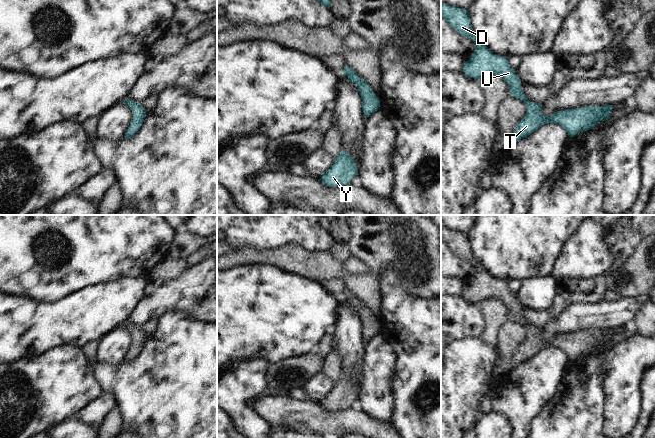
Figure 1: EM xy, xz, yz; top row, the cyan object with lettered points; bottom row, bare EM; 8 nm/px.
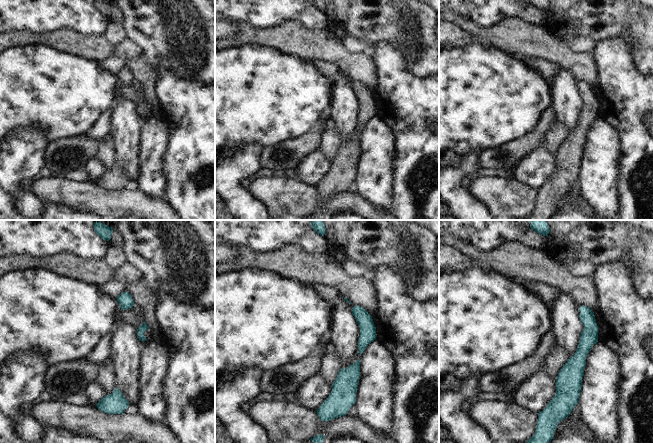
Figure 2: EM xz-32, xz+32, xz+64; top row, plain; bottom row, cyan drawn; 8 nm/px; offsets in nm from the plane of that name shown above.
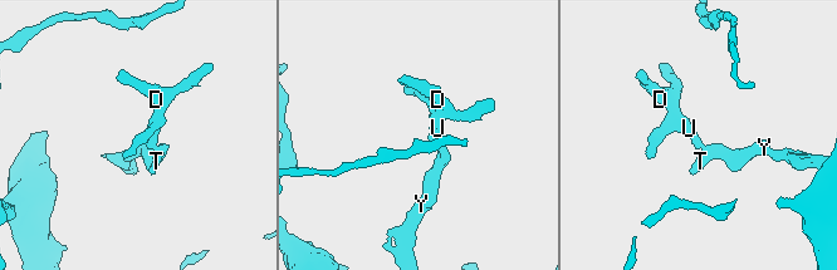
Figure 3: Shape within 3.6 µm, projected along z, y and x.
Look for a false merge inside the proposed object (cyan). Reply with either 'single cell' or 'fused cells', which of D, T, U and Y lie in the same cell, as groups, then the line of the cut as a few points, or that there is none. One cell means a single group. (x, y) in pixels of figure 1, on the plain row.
single cell; D T U Y; no cut

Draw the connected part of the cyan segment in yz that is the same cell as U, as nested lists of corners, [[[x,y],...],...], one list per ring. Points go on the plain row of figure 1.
[[[444,227],[441,229],[441,240],[459,258],[474,266],[474,277],[463,290],[465,299],[474,303],[481,303],[491,298],[497,299],[508,308],[511,320],[527,329],[527,338],[508,363],[509,367],[515,367],[529,360],[545,347],[559,348],[567,355],[569,361],[573,361],[579,356],[594,352],[600,345],[612,339],[613,329],[585,330],[556,335],[550,341],[544,339],[541,335],[542,328],[530,326],[526,322],[521,305],[514,293],[510,291],[507,282],[493,278],[473,256],[468,234]]]

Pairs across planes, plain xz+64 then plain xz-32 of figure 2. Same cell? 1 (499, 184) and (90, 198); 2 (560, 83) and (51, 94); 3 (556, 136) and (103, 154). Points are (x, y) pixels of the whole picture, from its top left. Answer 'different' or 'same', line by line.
1: same
2: different
3: same

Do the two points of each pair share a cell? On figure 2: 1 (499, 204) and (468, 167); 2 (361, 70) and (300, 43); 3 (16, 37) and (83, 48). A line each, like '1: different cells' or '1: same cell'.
1: different cells
2: same cell
3: same cell

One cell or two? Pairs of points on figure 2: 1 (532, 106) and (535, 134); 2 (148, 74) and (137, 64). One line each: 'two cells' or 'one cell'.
1: two cells
2: one cell

